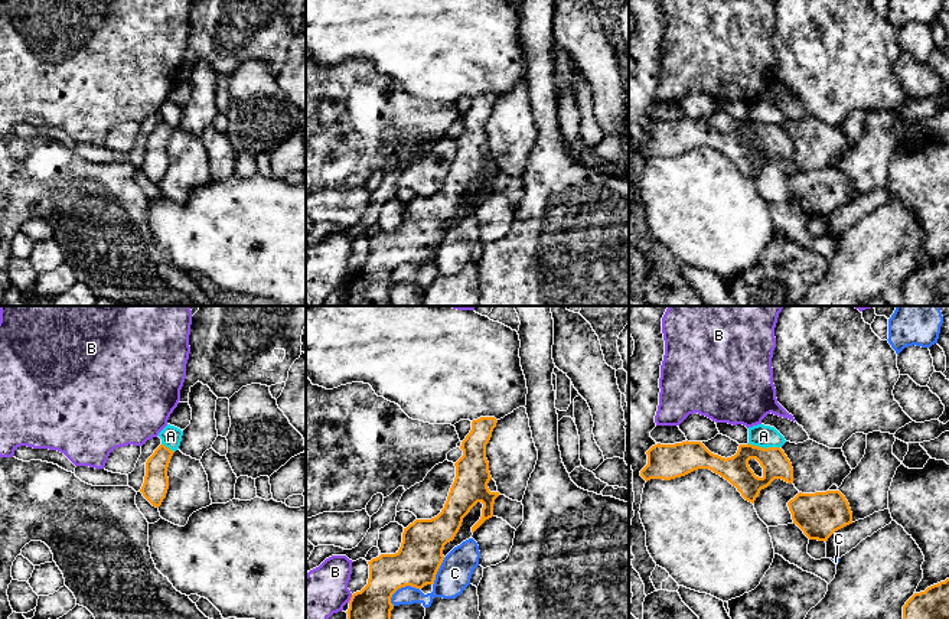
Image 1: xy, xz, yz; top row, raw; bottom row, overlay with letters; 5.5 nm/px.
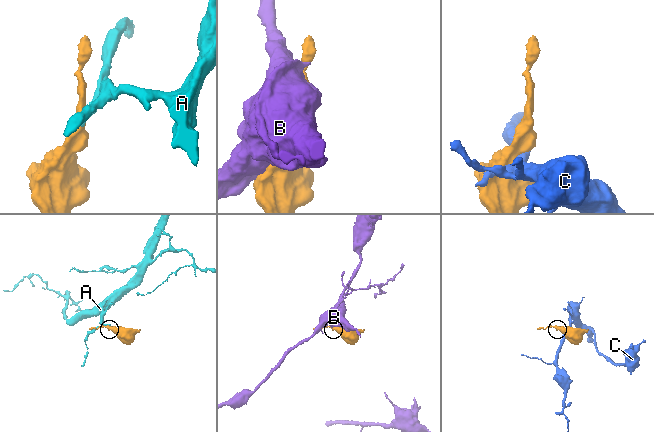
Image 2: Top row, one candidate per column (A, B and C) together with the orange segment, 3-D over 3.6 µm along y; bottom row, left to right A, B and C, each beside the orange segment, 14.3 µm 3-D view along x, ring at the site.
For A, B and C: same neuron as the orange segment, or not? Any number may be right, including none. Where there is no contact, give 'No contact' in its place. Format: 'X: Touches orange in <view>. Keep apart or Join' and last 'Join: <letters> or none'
A: Touches orange in yz. Keep apart
B: Touches orange in xz. Keep apart
C: Touches orange in xz. Keep apart
Join: none

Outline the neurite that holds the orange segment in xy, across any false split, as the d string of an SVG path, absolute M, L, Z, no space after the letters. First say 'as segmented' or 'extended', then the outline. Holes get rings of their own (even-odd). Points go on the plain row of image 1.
as segmented; M160 121L146 139L146 153L140 169L156 185L162 182L169 166L167 144L173 130Z

